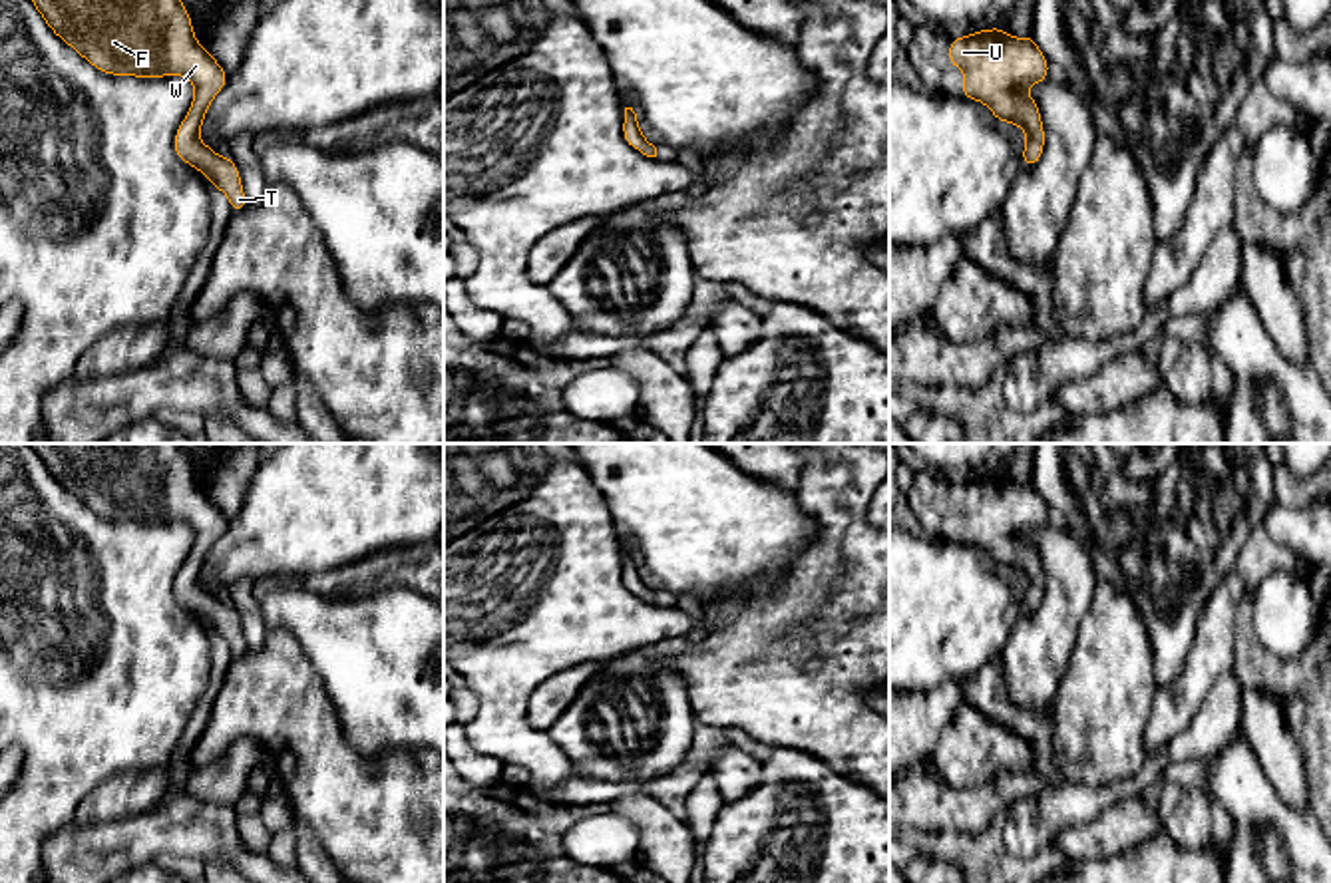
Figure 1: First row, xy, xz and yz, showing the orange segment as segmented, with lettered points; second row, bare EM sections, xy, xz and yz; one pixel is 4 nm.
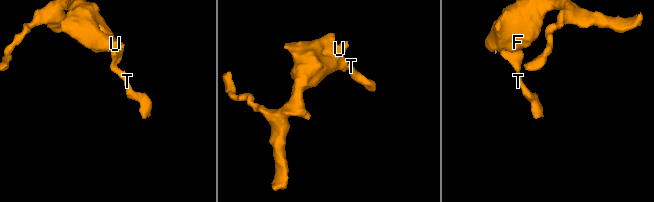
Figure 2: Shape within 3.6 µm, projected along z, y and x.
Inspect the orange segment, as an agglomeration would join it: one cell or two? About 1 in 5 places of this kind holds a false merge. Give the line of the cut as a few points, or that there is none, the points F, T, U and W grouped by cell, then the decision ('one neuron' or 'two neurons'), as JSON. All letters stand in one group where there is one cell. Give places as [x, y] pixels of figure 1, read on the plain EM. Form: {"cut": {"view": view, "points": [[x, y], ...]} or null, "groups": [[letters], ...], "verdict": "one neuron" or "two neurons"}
{"cut": null, "groups": [["F", "T", "U", "W"]], "verdict": "one neuron"}

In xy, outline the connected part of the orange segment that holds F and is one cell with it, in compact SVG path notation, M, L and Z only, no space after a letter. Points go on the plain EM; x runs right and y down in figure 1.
M30 443L38 459L46 465L50 475L74 493L84 505L88 505L95 515L107 521L133 521L133 523L165 523L165 521L183 521L195 531L195 541L189 553L189 559L177 573L173 583L175 601L201 617L209 630L221 634L233 658L243 656L249 646L243 638L241 618L229 601L223 605L217 597L205 591L199 585L199 575L205 567L207 555L215 541L225 533L229 521L221 509L197 487L193 479L193 469L187 453L179 443Z

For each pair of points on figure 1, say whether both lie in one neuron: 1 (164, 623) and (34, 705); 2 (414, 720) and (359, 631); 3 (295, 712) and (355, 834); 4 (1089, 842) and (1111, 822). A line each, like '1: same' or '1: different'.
1: same
2: same
3: same
4: same

